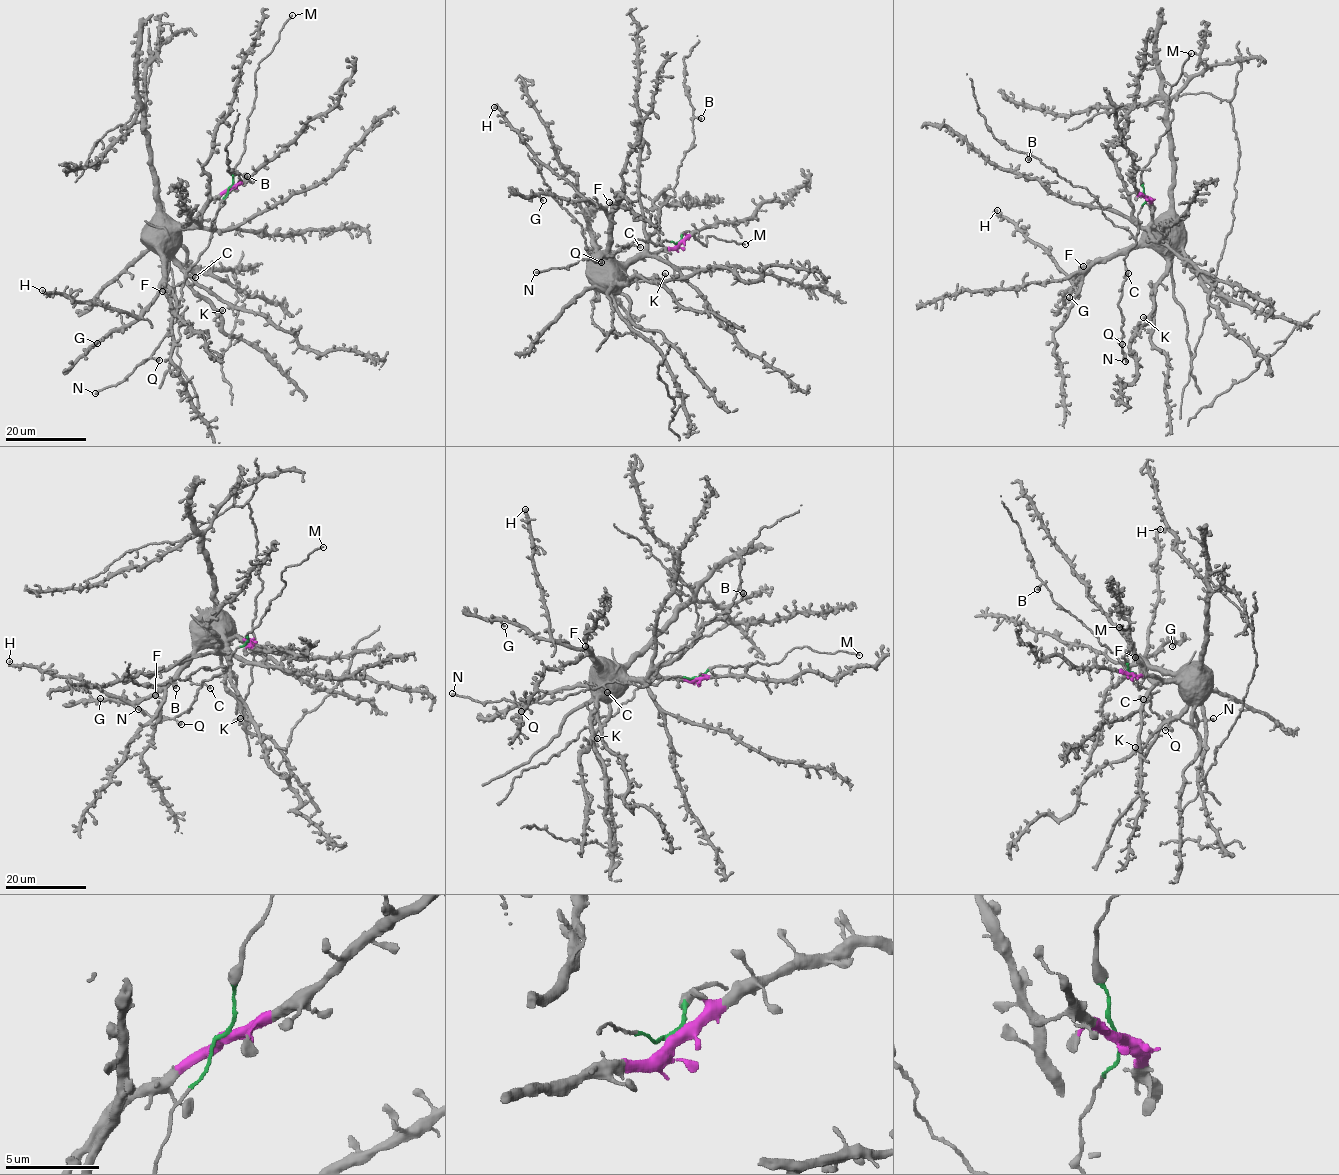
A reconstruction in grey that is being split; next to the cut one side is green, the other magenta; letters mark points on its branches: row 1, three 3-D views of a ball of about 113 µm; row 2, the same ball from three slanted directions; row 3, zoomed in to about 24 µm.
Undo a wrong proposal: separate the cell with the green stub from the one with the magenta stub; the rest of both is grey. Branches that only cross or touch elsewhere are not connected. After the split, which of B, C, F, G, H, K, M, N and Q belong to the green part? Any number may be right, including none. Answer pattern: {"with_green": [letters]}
{"with_green": ["B", "C", "M", "N", "Q"]}

